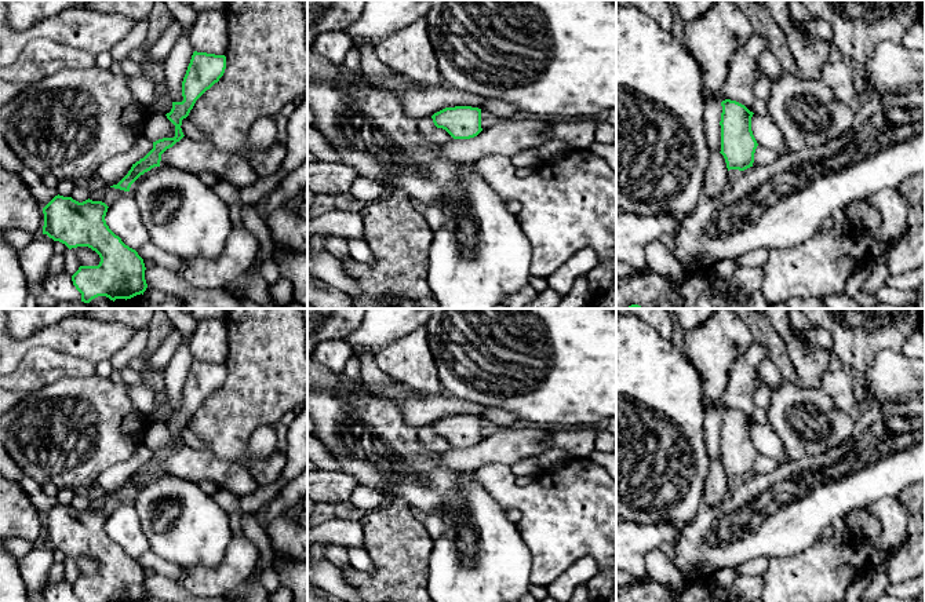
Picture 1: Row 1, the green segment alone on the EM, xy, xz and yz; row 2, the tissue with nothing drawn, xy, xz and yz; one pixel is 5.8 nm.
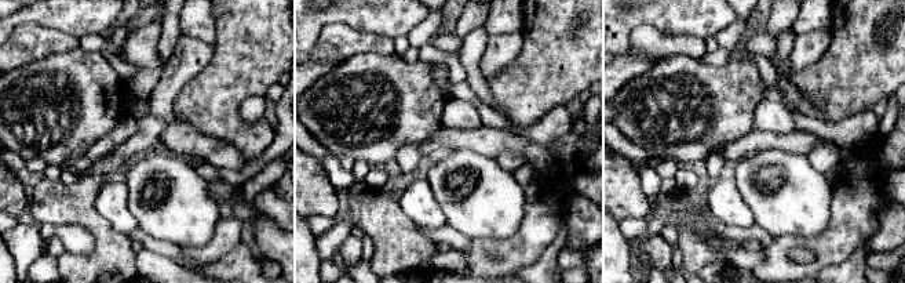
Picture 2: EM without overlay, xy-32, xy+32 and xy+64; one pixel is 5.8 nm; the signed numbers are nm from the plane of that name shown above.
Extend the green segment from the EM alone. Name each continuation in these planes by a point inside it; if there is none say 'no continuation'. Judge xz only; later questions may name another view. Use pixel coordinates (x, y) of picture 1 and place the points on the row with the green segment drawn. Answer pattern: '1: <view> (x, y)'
no continuation

